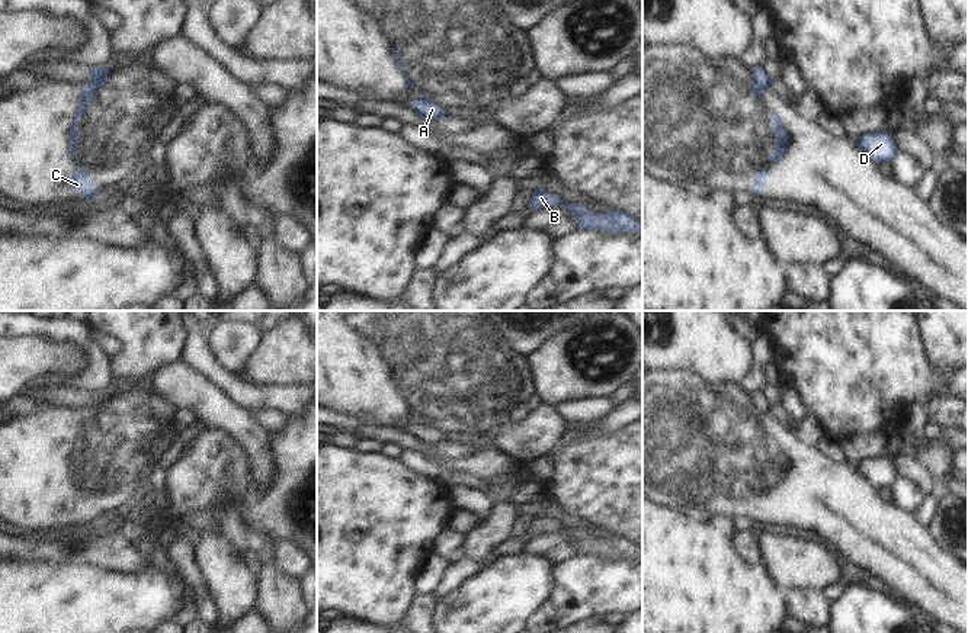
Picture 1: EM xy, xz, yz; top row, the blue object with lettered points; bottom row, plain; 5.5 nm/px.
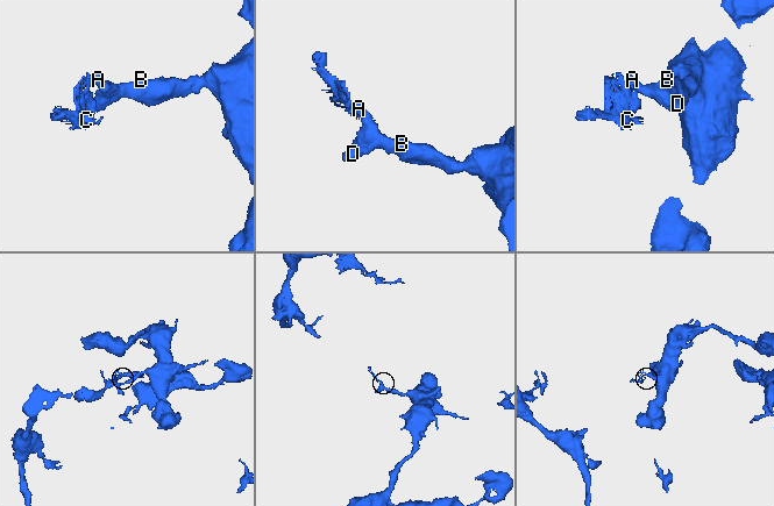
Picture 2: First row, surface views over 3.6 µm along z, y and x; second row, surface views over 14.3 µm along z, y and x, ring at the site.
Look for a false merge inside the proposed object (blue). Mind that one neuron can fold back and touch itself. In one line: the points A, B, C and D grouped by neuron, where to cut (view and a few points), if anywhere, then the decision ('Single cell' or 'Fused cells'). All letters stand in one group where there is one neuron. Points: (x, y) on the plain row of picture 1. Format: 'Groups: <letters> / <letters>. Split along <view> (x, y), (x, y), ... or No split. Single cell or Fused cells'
Groups: A B D / C. Split along yz (753, 407), (763, 414). Fused cells

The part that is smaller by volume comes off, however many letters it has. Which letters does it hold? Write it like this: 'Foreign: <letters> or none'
Foreign: C

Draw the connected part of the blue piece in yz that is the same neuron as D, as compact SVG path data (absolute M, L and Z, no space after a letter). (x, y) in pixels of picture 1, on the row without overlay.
M885 456L863 459L853 467L863 475L875 489L884 486L892 488L892 483L898 476L892 460Z

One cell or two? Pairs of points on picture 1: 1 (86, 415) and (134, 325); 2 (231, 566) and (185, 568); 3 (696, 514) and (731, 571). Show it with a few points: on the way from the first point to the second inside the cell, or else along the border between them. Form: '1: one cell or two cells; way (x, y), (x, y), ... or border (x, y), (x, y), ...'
1: two cells; border (114, 381), (147, 382)
2: two cells; border (191, 546), (195, 555), (195, 566), (211, 600)
3: two cells; border (672, 507), (680, 508), (695, 520), (710, 523)

